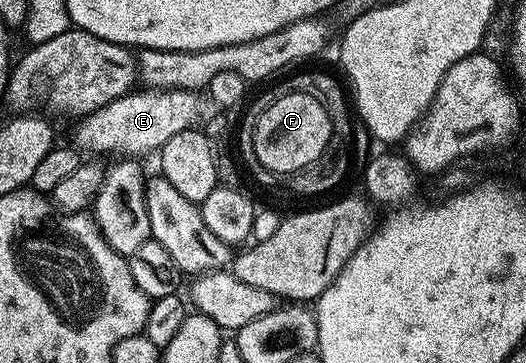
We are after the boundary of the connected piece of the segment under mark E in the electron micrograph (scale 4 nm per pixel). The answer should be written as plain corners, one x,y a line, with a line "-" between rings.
151,86
145,87
143,90
145,92
140,92
141,90
127,92
122,98
114,98
114,102
83,117
76,128
75,147
85,153
87,153
86,151
113,152
113,157
116,158
144,158
147,152
159,153
162,145
170,142
170,138
174,138
174,134
182,134
182,130
193,127
197,123
195,120
201,119
200,100
196,97
199,95
195,91
187,88
153,88

